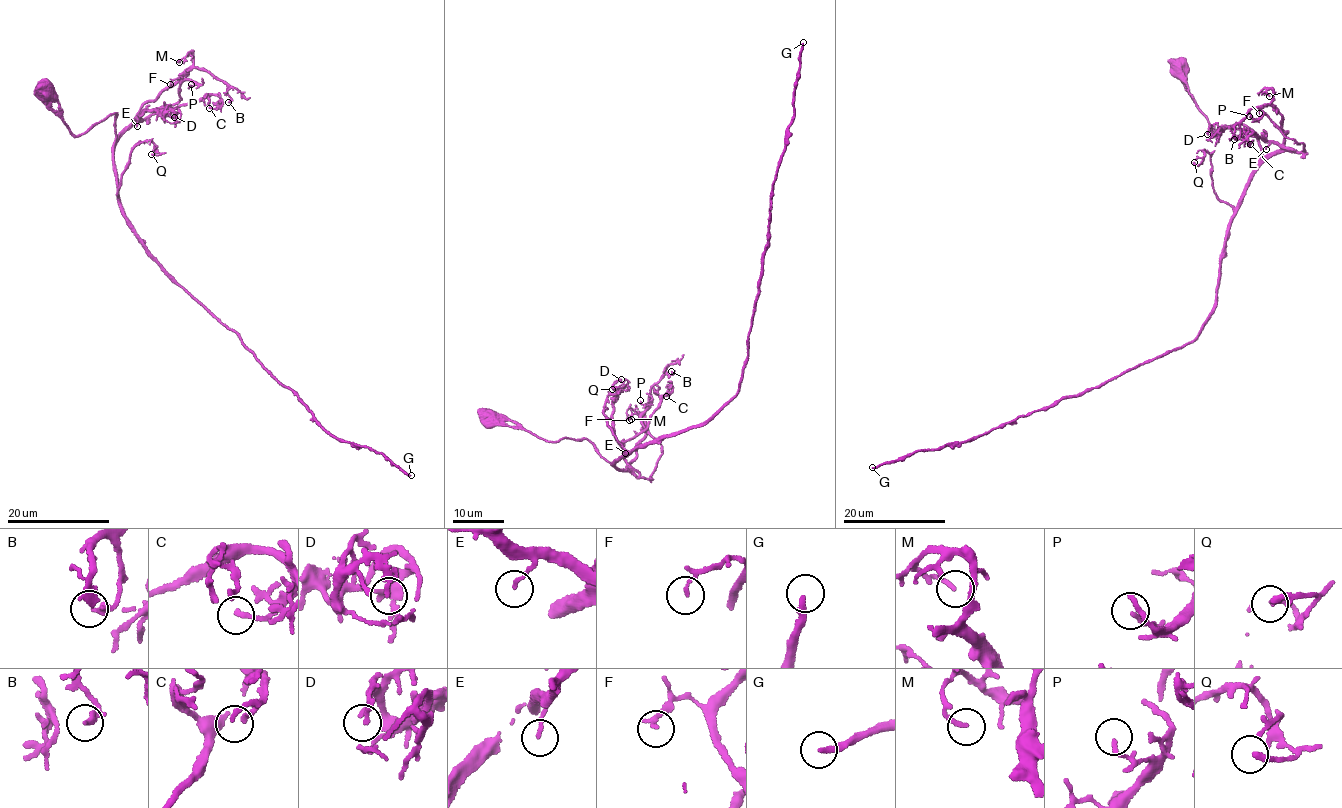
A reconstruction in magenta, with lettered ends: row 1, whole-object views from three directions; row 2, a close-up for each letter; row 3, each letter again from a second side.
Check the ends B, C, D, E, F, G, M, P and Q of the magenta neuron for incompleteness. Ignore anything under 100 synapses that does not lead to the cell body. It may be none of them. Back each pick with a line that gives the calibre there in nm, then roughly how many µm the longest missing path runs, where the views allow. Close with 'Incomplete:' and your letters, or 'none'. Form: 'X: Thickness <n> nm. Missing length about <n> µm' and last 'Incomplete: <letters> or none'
G: Thickness 240 nm. Missing length about 200 µm
Incomplete: G

